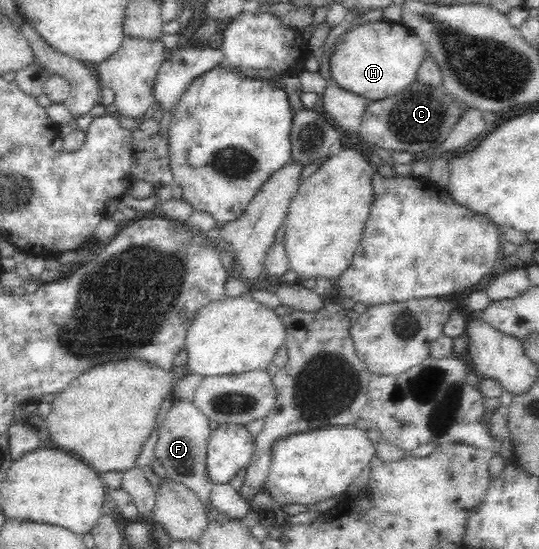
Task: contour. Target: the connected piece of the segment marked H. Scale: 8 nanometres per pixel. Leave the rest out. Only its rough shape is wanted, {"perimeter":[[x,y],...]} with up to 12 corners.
{"perimeter":[[364,21],[340,37],[334,83],[371,100],[407,88],[426,55],[412,28]]}

